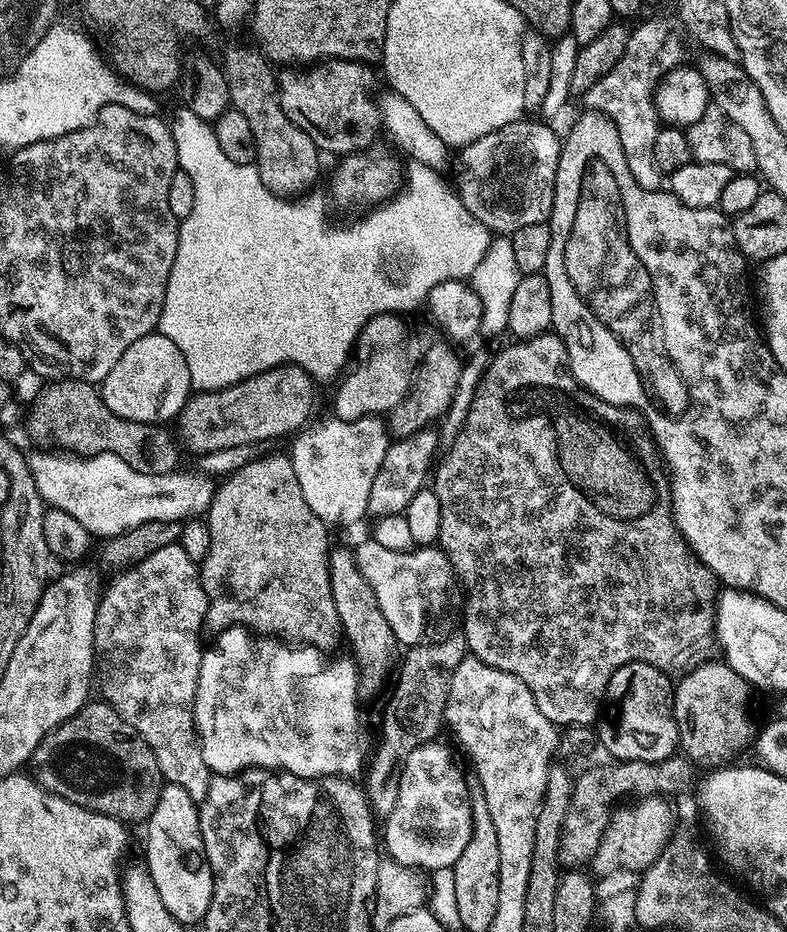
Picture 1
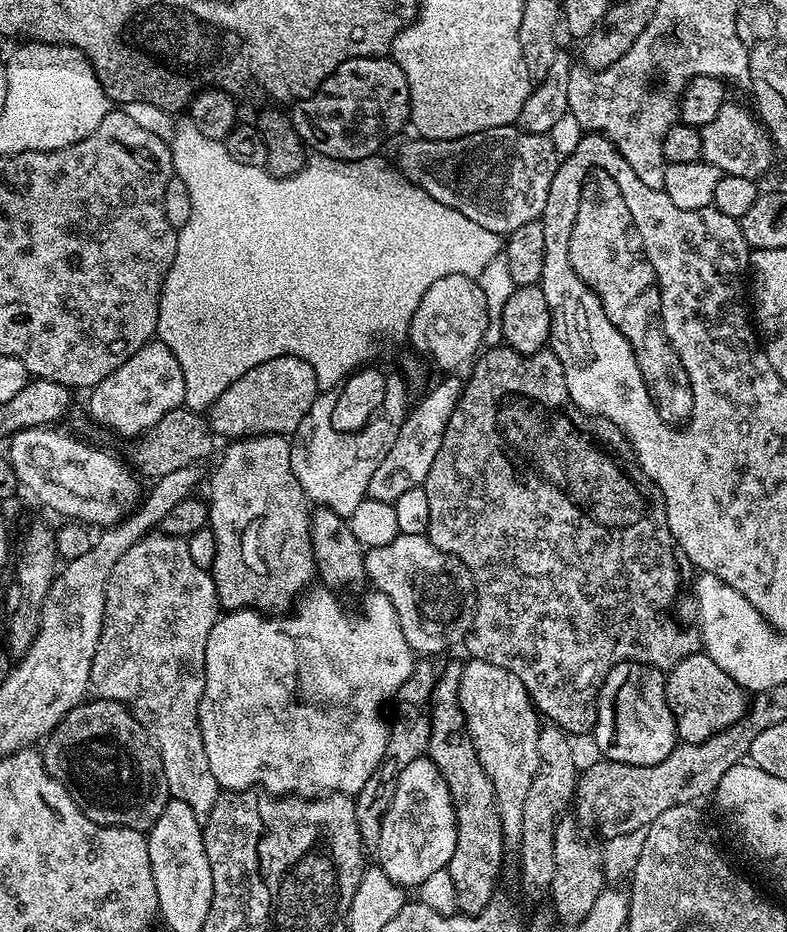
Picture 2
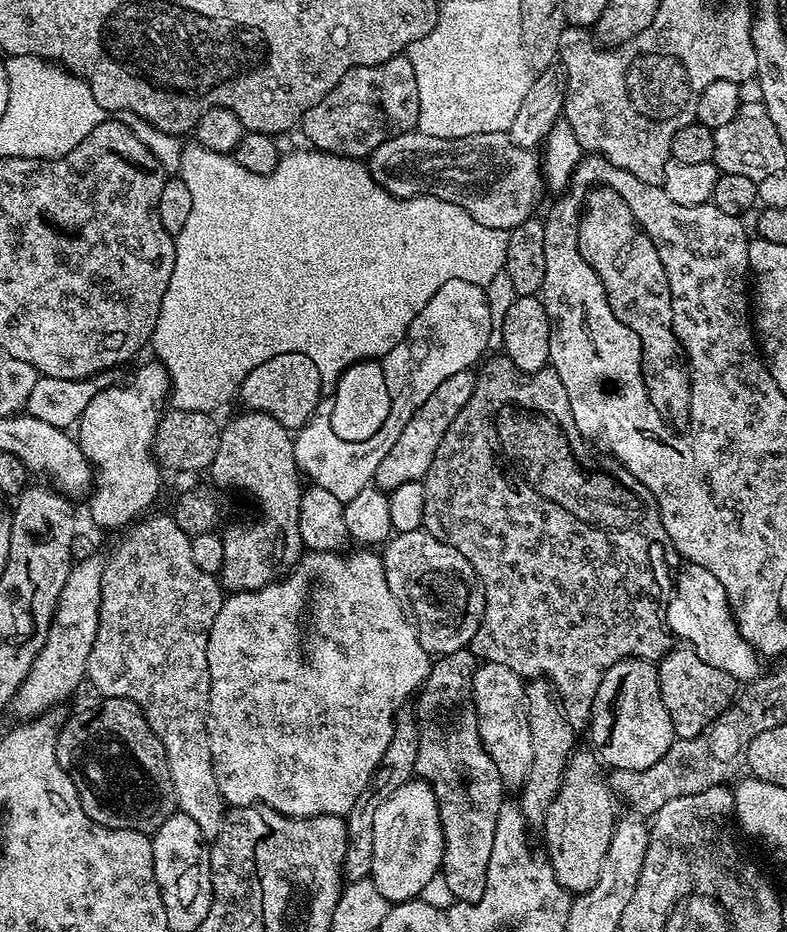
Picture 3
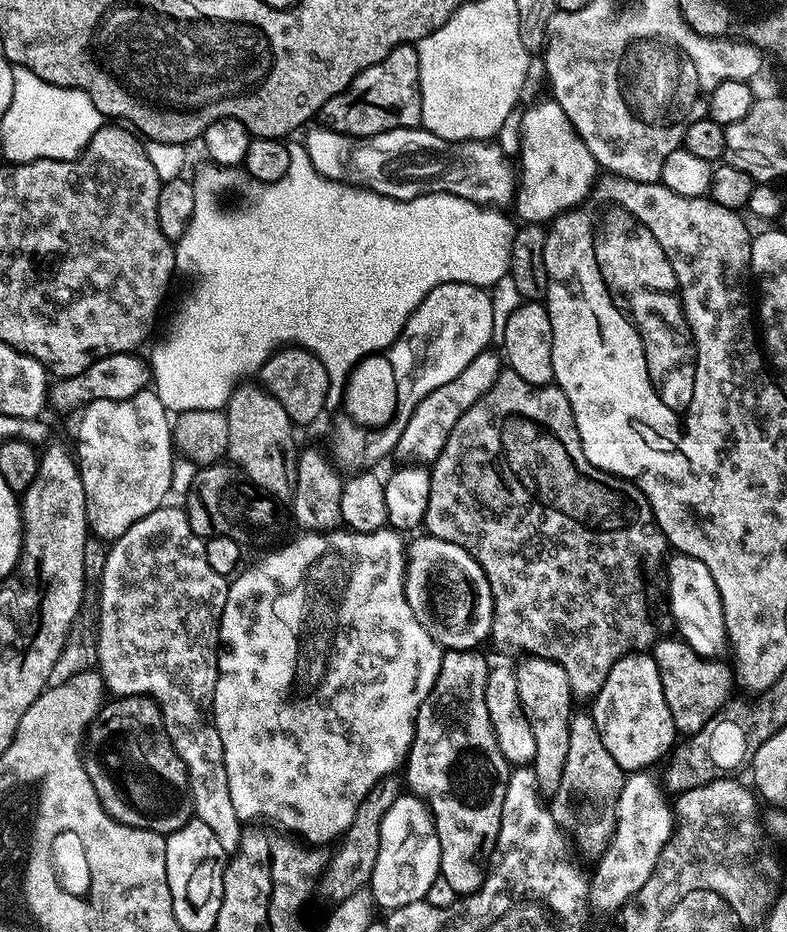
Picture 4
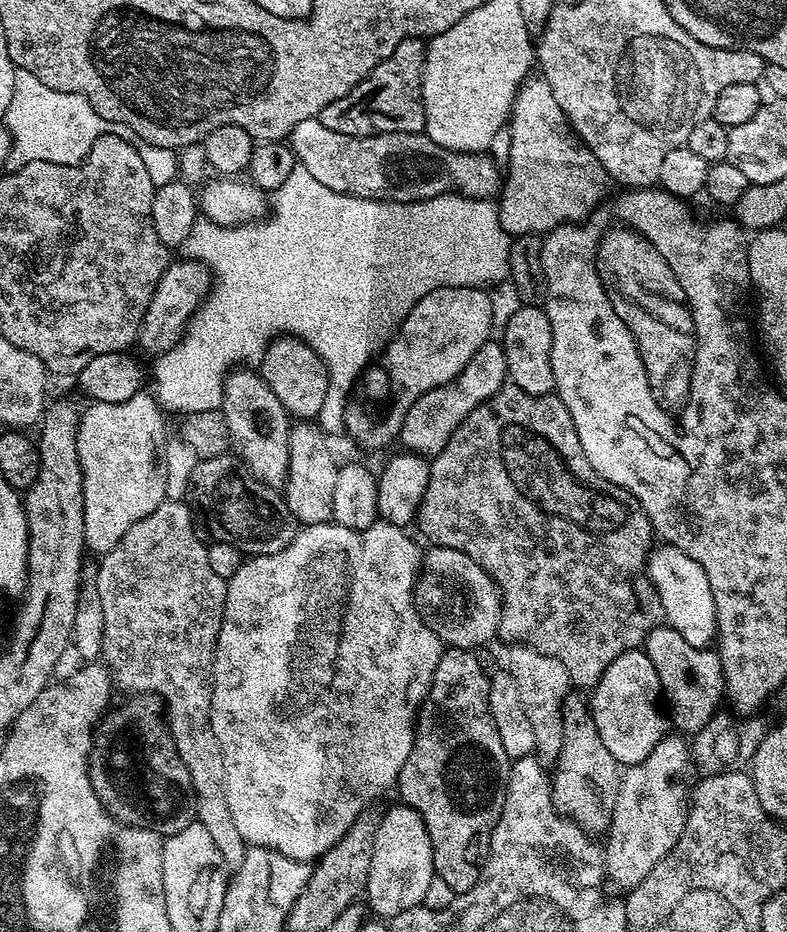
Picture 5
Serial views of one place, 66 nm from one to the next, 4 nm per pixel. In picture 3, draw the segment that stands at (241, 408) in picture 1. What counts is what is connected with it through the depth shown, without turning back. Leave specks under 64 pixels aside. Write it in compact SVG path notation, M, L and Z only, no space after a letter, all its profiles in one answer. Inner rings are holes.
M278 354L266 362L262 362L262 366L254 366L254 370L250 370L247 378L240 383L238 393L238 400L245 404L243 405L245 409L272 415L289 430L299 430L307 423L314 414L321 397L322 389L318 366L314 366L314 362L310 362L310 358L306 358L306 354Z

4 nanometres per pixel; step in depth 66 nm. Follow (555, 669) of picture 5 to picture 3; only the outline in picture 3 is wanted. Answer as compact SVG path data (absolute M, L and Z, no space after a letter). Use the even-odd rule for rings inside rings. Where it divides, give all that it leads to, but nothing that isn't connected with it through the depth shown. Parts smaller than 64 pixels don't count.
M543 678L529 680L524 685L524 707L528 710L528 721L530 722L530 743L534 745L534 758L530 762L530 770L528 777L524 780L522 787L519 789L520 797L518 803L524 814L525 820L529 825L543 825L546 814L550 810L550 806L554 802L554 798L558 794L558 790L564 781L564 771L568 766L569 760L572 758L573 752L577 751L576 736L577 729L570 726L570 722L564 717L564 712L560 709L560 702L556 698L552 685Z

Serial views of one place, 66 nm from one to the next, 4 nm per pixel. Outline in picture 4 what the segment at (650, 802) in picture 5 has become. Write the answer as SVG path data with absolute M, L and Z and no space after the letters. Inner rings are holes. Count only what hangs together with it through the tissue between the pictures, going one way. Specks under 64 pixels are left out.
M647 771L631 773L616 807L616 829L608 849L595 861L596 873L591 873L588 903L600 912L619 913L646 886L646 878L654 874L654 866L674 827L674 812L664 801L665 793Z

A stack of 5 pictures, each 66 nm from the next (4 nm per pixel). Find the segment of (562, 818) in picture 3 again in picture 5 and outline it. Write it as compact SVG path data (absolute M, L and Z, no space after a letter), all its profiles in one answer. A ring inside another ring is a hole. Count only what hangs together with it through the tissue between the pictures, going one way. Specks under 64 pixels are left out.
M569 691L562 714L563 746L559 759L554 762L552 801L556 803L556 811L561 816L567 816L585 832L607 833L612 827L612 811L616 808L620 793L621 765L617 764L614 754L606 750L606 742L602 742L602 734L598 734L598 726L583 691Z

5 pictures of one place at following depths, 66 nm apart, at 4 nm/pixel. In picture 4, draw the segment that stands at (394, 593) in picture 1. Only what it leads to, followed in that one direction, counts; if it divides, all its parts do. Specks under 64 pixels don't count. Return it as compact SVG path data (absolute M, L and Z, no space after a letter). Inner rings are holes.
M421 534L413 544L409 543L404 565L404 593L406 602L410 602L410 610L414 610L414 618L422 622L426 634L430 634L441 649L479 649L480 643L491 637L492 591L482 566L478 566L476 559L466 550L462 550L462 546L454 546L454 542L446 542L442 538L427 534Z

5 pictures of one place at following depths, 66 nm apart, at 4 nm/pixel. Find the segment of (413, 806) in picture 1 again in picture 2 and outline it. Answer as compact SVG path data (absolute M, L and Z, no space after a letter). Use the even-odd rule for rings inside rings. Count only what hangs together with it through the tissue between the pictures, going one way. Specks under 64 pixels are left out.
M421 758L410 762L396 779L398 790L382 818L382 834L374 849L378 866L401 886L418 886L436 870L448 867L458 838L456 807L446 778L433 760Z

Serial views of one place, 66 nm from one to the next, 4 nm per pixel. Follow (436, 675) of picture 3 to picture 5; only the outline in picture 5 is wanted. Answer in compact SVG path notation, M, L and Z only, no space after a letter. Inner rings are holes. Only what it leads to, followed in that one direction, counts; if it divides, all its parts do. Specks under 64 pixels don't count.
M445 647L432 675L428 695L418 709L414 721L412 749L406 762L400 767L398 789L405 805L413 808L424 820L432 839L432 863L435 875L442 878L459 894L469 892L482 875L482 865L489 859L492 847L492 831L502 814L508 789L510 757L498 738L498 730L492 721L488 705L489 673L484 673L475 651L466 648Z

